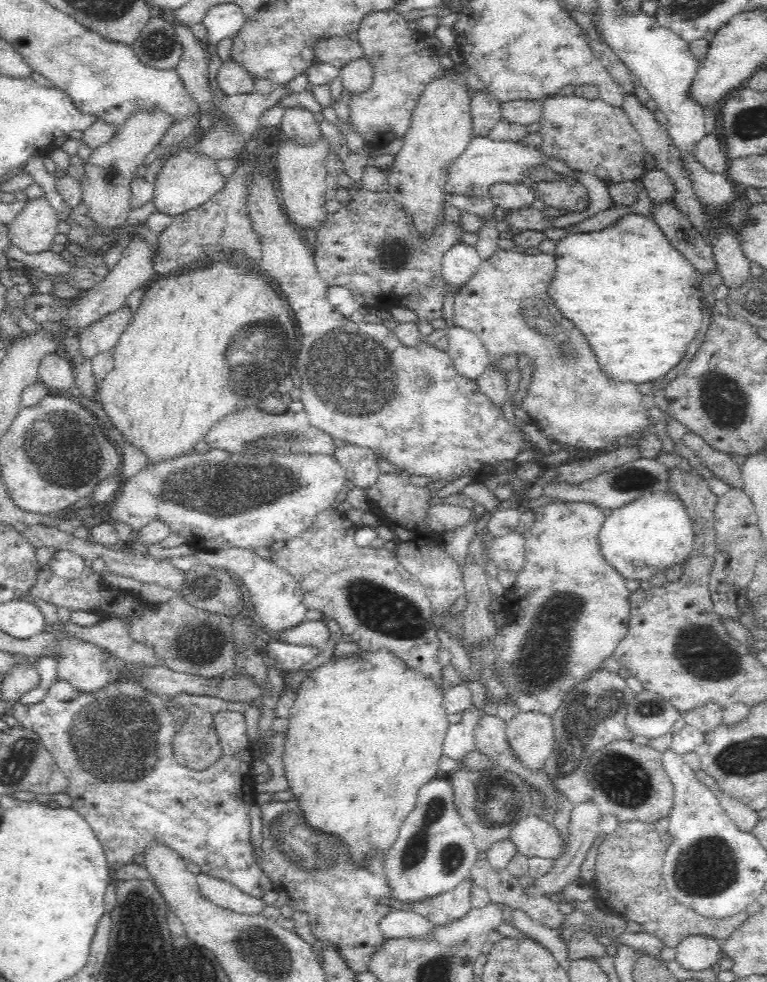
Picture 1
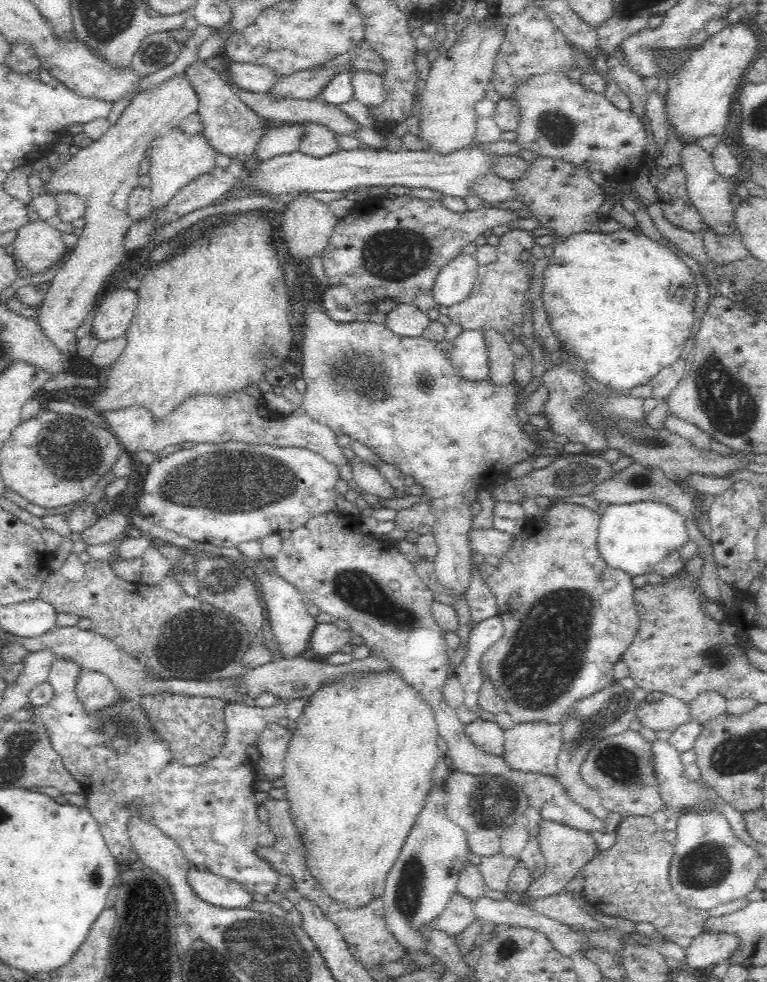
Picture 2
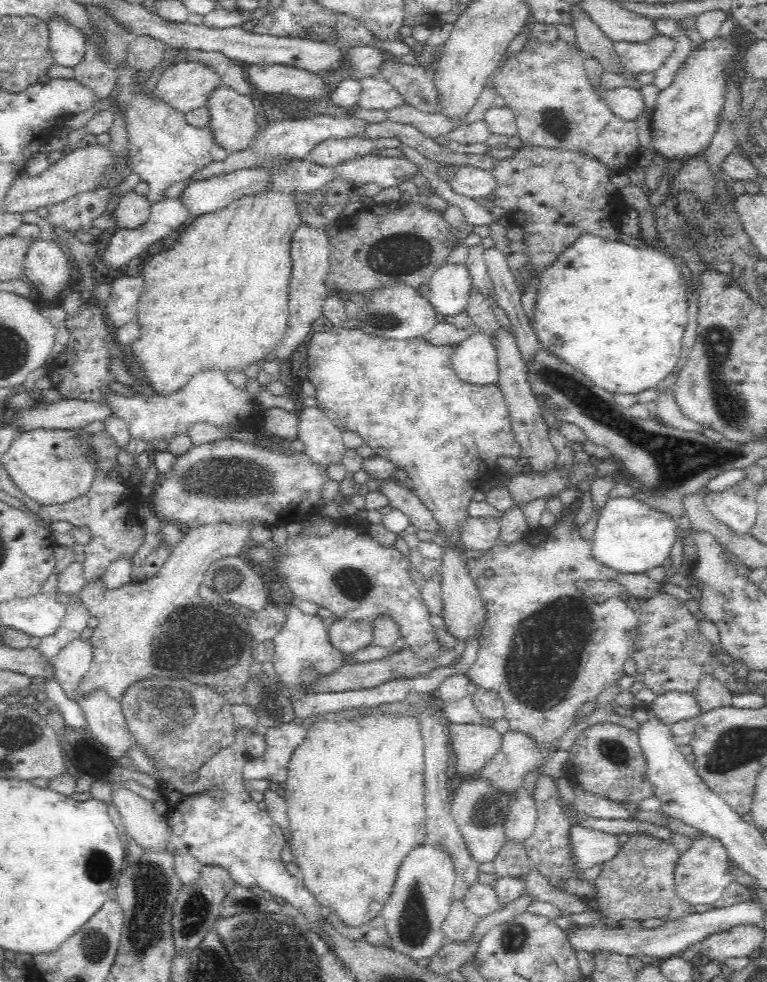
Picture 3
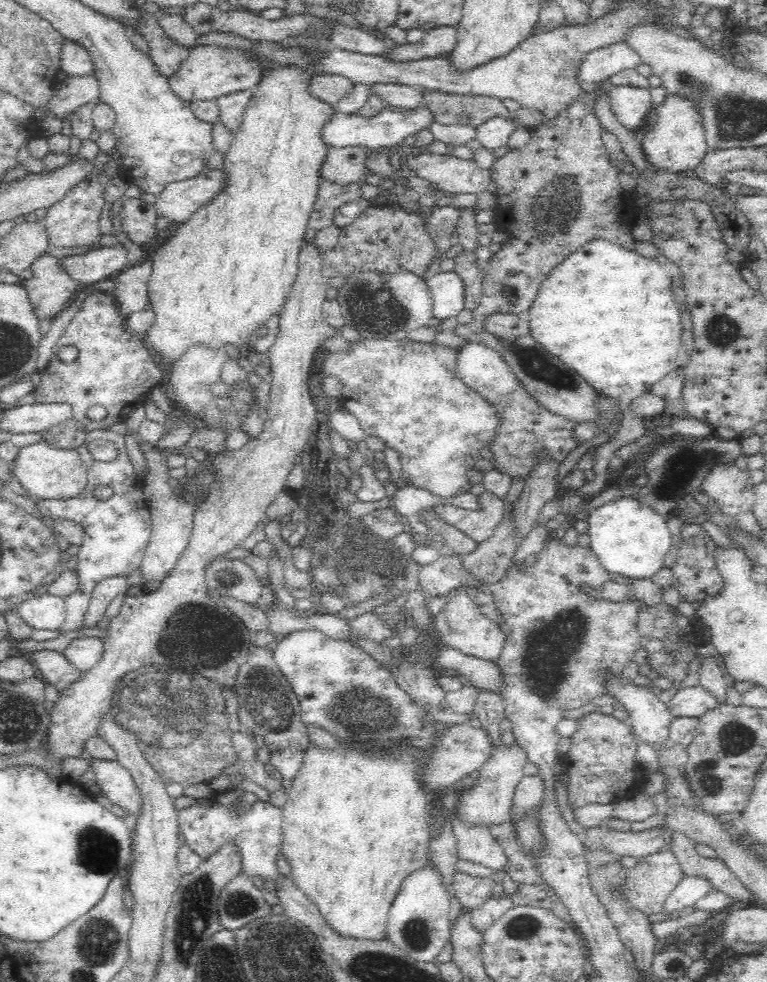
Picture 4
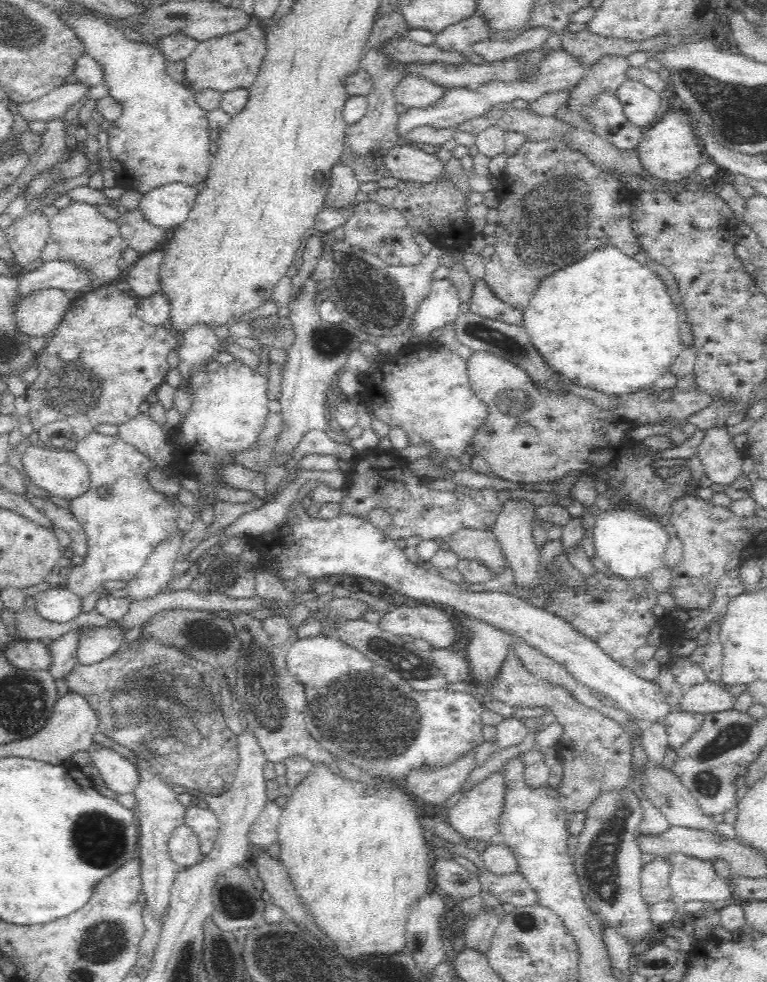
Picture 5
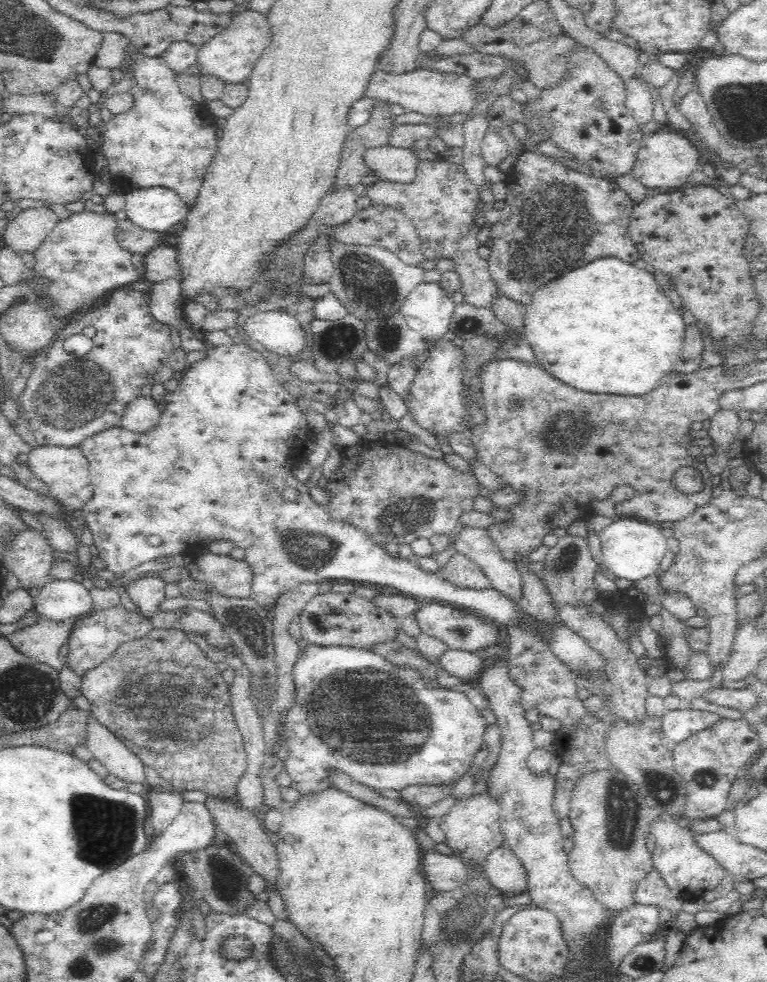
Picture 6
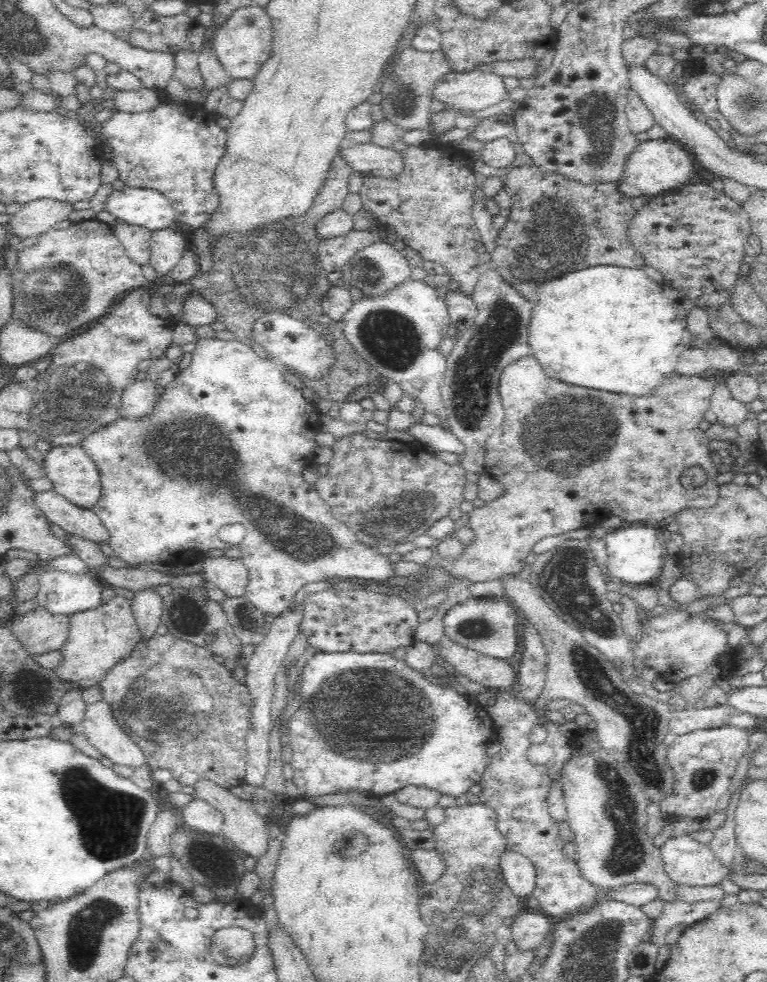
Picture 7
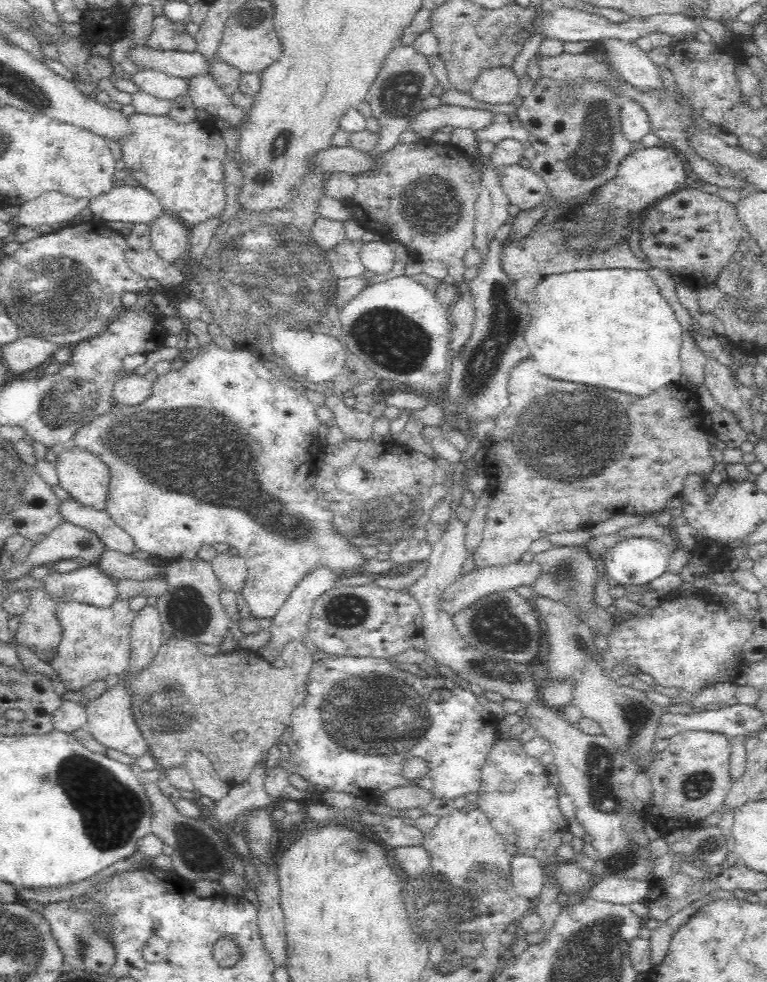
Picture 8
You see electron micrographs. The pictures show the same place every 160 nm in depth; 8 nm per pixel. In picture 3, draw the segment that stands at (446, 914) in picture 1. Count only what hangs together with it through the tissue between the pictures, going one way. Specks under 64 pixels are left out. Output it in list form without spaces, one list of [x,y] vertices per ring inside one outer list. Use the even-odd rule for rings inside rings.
[[[453,900],[450,915],[443,923],[443,932],[449,942],[466,944],[472,940],[480,918],[469,912],[461,900]]]

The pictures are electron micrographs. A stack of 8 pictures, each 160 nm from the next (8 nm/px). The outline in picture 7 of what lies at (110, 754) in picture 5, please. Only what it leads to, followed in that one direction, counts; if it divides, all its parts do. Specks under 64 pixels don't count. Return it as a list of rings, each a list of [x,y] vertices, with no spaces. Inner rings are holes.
[[[104,699],[86,705],[84,718],[81,720],[79,729],[88,737],[88,741],[90,741],[96,749],[100,750],[102,756],[106,756],[114,764],[130,766],[132,769],[141,764],[147,764],[147,757],[144,751],[140,749],[138,743],[132,741],[131,735],[128,735],[128,733],[120,727],[118,719],[114,717],[112,705],[104,701]]]

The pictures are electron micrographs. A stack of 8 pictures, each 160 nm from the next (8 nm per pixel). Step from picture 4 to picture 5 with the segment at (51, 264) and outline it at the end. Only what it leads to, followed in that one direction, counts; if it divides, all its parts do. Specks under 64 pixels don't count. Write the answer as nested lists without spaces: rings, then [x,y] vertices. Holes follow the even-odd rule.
[[[40,290],[30,294],[30,297],[24,298],[16,308],[14,308],[14,329],[18,333],[28,338],[40,338],[44,336],[47,339],[56,331],[61,324],[73,300],[66,297],[62,290]]]

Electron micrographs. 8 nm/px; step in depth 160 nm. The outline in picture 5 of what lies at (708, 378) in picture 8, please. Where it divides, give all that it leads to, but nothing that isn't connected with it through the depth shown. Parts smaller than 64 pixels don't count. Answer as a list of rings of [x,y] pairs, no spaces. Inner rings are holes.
[[[728,425],[714,426],[705,432],[705,438],[698,446],[698,456],[704,467],[704,472],[712,483],[728,486],[742,475],[742,459],[738,449],[732,442],[732,434],[728,432]]]

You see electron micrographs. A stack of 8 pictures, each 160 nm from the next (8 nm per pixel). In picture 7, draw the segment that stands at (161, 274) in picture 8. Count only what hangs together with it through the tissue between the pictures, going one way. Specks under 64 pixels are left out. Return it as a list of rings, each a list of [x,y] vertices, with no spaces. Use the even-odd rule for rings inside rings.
[[[116,223],[112,226],[112,231],[114,231],[121,244],[124,245],[126,254],[134,264],[138,266],[149,265],[151,256],[149,240],[151,231],[145,226],[134,226],[126,223]]]

